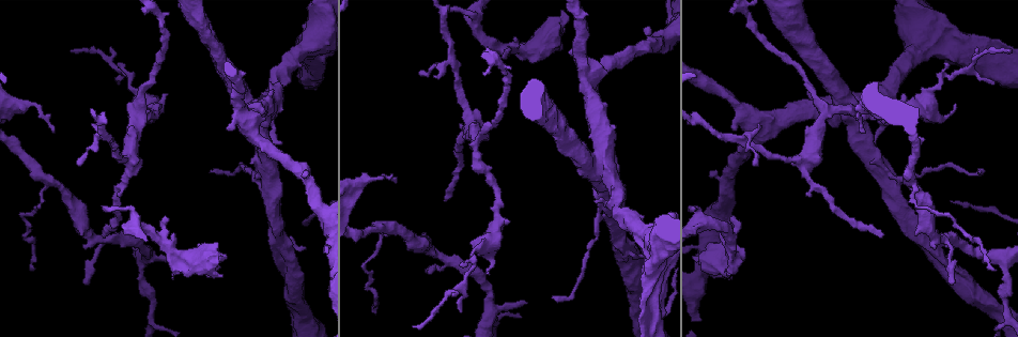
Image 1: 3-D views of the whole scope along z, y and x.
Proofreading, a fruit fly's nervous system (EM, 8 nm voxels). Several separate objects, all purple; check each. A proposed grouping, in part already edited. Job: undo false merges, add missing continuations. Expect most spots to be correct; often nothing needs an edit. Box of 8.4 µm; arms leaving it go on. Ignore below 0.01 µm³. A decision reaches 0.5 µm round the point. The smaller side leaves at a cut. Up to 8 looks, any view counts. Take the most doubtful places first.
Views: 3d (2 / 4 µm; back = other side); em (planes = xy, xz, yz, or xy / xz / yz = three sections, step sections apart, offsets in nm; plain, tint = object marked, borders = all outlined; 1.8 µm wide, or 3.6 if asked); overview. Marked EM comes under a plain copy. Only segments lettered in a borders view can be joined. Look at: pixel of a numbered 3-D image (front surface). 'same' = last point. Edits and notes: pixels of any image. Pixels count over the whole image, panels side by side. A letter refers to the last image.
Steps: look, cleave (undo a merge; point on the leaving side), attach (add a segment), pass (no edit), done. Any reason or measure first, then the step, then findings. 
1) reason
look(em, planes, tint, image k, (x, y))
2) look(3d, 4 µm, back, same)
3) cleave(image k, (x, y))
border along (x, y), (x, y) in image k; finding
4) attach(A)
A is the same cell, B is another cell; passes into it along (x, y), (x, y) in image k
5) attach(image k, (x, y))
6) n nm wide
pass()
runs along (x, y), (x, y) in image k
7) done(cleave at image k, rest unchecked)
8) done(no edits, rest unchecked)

thick turns thin
look(em, planes, borders, image 1, (602, 165))

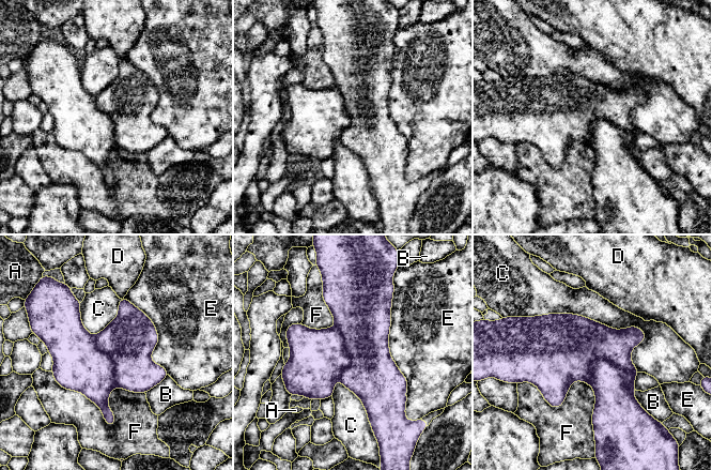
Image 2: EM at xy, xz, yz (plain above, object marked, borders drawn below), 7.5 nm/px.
C touches over 950 nm
cleave(image 2, (615, 400))
A, B, C, D, E and F are other cells; border along (591, 363), (604, 359), (633, 383) in image 2; a second neuron is stuck on

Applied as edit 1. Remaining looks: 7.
see it whole again
look(overview)

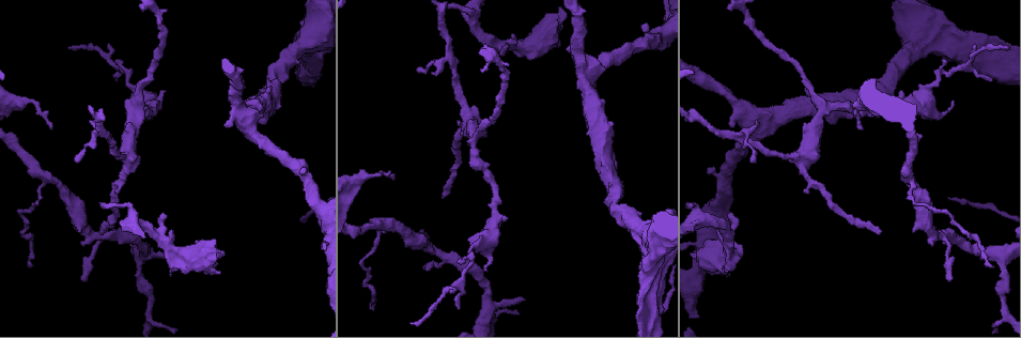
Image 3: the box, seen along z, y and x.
sudden change in width
look(3d, 2 µm, image 3, (469, 253))

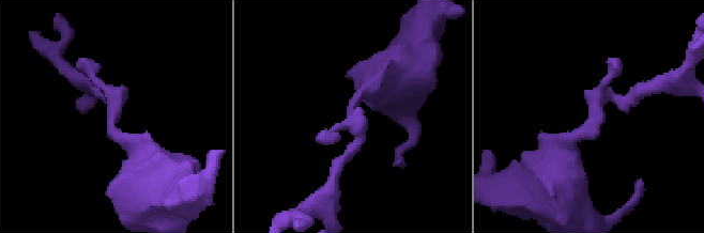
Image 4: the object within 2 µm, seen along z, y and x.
look(em, yz, step 8, tint, image 4, (593, 113))

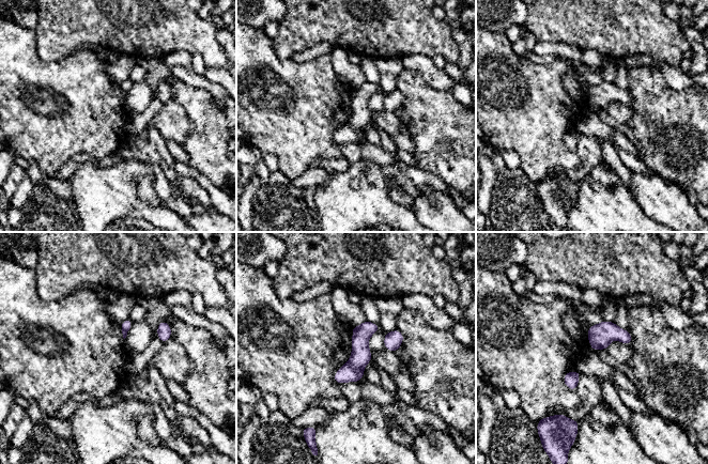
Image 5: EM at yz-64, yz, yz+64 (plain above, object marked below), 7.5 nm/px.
look(em, planes, borders, same)

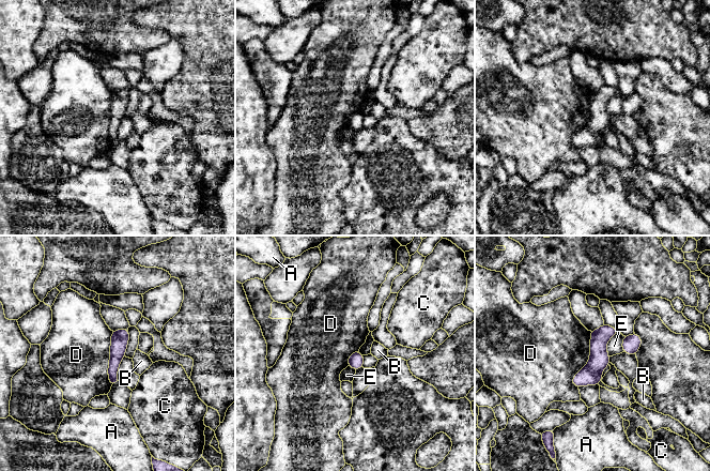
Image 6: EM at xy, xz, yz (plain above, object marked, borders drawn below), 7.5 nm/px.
pass()
A, B, C, D and E are other cells; runs along (613, 330), (574, 382) in image 6; one neuron here

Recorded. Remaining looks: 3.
tapers out
look(em, xy, step 8, borders, image 3, (100, 232))

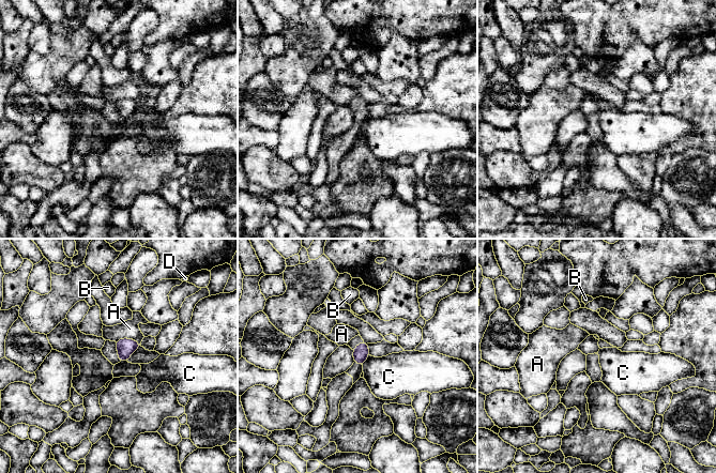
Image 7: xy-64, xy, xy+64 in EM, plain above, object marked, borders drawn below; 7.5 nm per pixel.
pass()
A, B, C and D are other cells; border along (369, 354), (362, 365) in image 7; none of them fits

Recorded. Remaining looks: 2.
done(cleave at image 2, rest unchecked)

